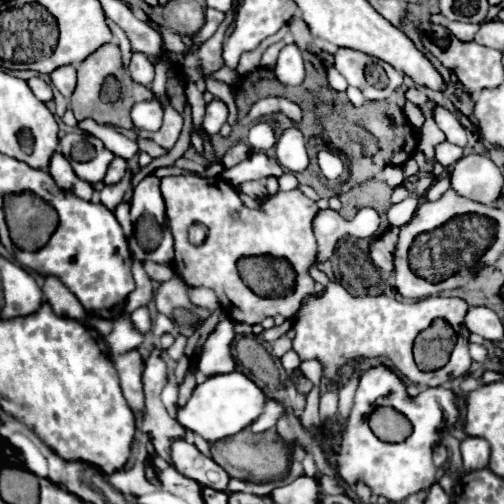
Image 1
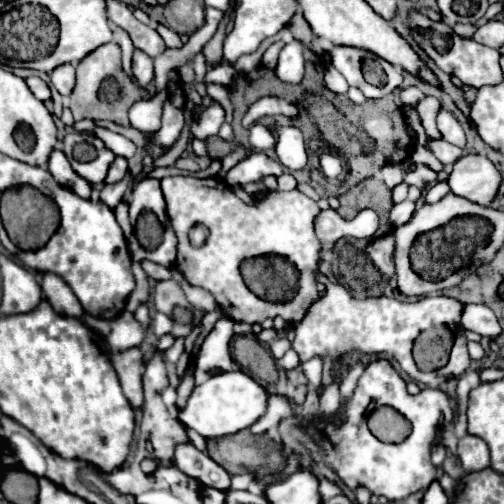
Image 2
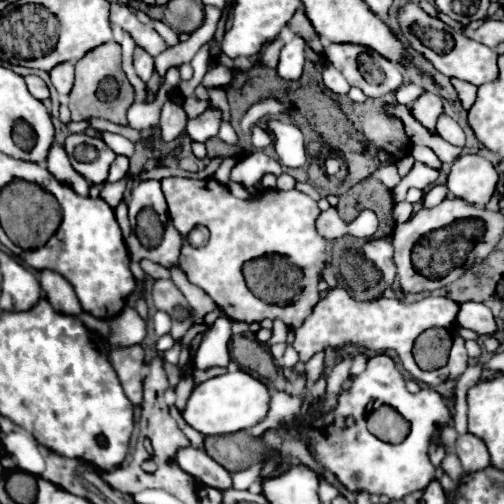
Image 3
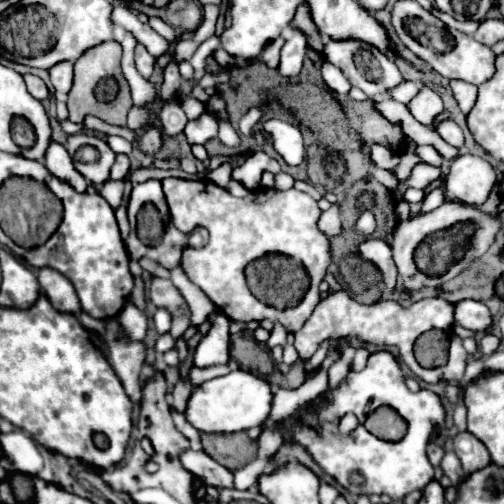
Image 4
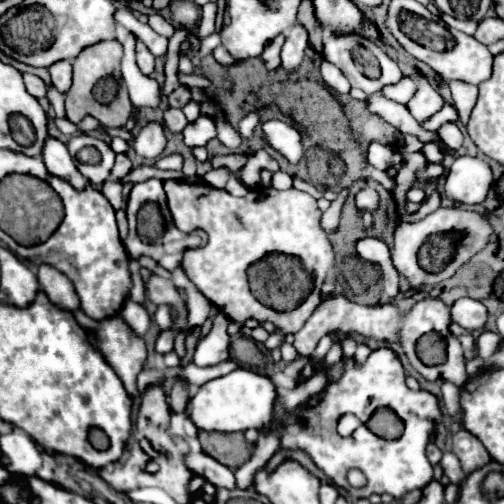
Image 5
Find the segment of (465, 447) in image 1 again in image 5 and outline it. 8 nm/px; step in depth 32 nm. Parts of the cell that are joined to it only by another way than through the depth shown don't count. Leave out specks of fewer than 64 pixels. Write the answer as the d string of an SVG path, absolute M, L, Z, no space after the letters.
M460 430L452 436L452 452L462 462L462 470L466 474L490 462L490 454L484 448L484 444L476 436L472 436L468 430Z

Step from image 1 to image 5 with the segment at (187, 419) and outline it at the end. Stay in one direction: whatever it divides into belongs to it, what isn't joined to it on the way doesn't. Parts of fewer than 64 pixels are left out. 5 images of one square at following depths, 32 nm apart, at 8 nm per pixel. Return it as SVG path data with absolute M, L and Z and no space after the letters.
M236 368L230 374L200 386L196 396L190 398L188 418L198 430L206 432L244 432L250 428L260 430L272 418L274 400L276 392L270 378L246 368Z

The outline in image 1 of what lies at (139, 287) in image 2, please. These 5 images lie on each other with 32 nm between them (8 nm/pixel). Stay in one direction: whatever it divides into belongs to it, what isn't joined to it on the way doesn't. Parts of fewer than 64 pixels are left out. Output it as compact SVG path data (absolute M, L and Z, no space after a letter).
M134 262L134 280L136 280L136 290L128 296L128 302L126 302L126 312L134 312L136 308L140 306L148 306L148 302L152 300L154 296L154 286L152 286L152 280L148 278L148 274L144 272L142 268L142 262Z

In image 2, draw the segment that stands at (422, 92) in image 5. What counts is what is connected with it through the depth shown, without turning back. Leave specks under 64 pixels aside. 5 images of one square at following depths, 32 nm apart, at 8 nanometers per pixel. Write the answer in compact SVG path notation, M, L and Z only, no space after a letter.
M428 96L420 104L416 104L416 110L418 110L420 118L422 118L422 126L426 130L428 140L440 140L442 136L440 136L440 130L436 128L436 114L440 110L440 102L436 98Z

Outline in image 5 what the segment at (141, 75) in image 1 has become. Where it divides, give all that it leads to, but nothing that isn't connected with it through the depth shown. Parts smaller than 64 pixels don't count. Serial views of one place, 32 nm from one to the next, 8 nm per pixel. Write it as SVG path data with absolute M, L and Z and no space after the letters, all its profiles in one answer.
M140 40L136 42L136 62L138 62L140 72L144 72L146 76L150 76L154 72L154 56Z

